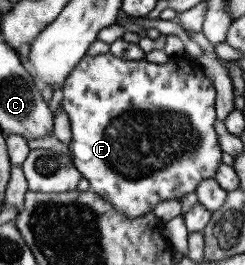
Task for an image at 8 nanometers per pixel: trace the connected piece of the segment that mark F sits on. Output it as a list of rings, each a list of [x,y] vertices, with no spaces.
[[[101,53],[89,57],[85,55],[75,68],[67,75],[63,82],[62,99],[60,106],[65,110],[69,121],[70,141],[68,150],[71,152],[72,164],[75,169],[84,177],[89,184],[89,191],[97,194],[101,199],[107,200],[117,212],[136,218],[152,211],[153,206],[160,201],[179,200],[185,193],[195,191],[199,182],[203,179],[213,178],[217,166],[221,163],[221,147],[216,143],[216,134],[213,129],[213,122],[216,119],[214,110],[215,90],[211,81],[205,77],[200,69],[197,60],[181,55],[169,57],[163,64],[149,63],[149,61],[122,61],[111,55]]]

